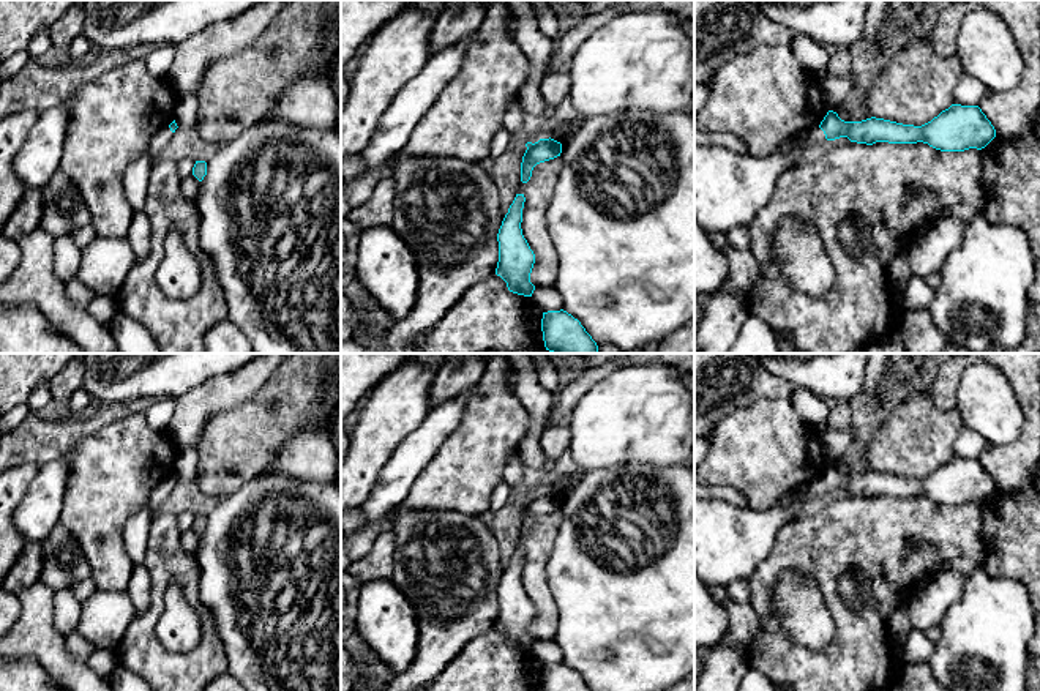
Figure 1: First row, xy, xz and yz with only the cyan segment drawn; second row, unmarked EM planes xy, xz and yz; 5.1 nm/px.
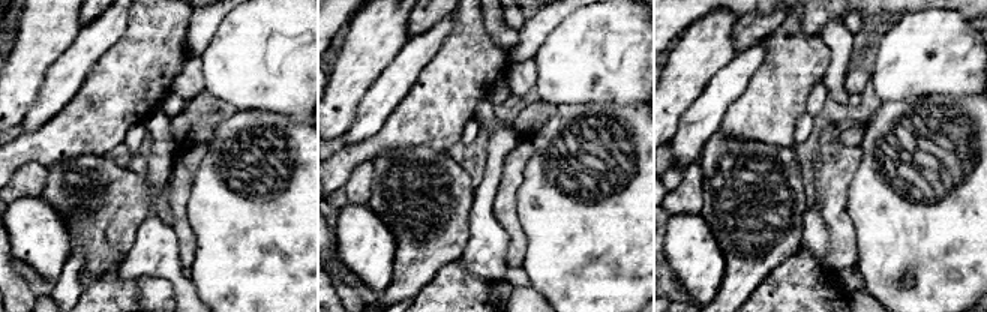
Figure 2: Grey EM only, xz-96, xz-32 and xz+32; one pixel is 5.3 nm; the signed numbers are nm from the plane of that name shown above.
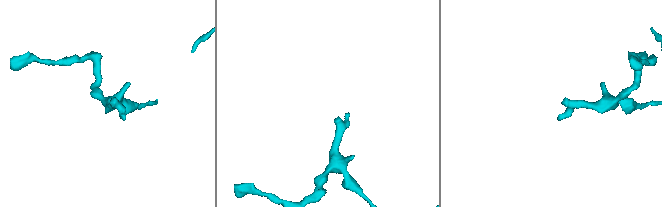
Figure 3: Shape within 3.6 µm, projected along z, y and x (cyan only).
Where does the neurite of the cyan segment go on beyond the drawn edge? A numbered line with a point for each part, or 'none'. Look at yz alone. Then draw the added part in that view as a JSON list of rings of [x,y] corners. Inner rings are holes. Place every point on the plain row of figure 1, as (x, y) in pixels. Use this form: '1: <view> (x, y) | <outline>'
1: yz (729, 541) | [[[813,481],[791,505],[764,511],[694,499],[694,574],[709,587],[748,579],[770,555],[780,529],[802,517],[806,502],[825,494],[824,484]]]

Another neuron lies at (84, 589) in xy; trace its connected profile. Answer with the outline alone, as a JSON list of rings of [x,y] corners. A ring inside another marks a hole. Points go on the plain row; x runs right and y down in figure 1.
[[[87,577],[80,582],[73,584],[71,592],[74,593],[76,599],[84,603],[85,599],[88,599],[88,596],[96,592],[96,584],[92,577]]]

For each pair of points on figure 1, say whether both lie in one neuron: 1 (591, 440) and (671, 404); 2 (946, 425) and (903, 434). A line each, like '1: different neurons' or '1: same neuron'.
1: same neuron
2: same neuron

